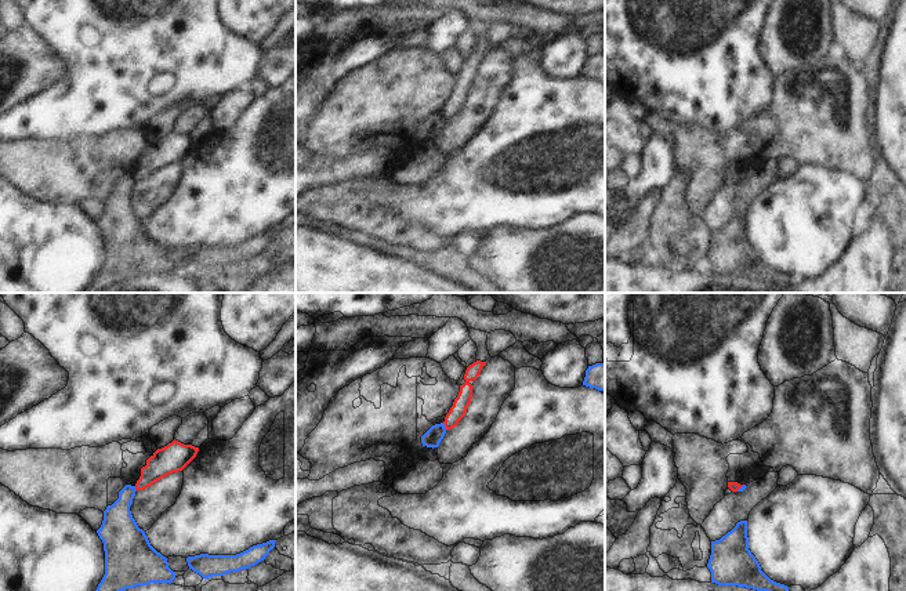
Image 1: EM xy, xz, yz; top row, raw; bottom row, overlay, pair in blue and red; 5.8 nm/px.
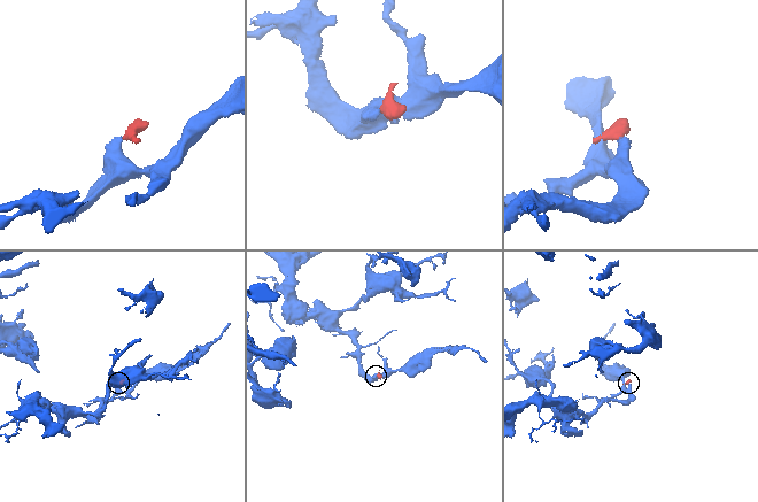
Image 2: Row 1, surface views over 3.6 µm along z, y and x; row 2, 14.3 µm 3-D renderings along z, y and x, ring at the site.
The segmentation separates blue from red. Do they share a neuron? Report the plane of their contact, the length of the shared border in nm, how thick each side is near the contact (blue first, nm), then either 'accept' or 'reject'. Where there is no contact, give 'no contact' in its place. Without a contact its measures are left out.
meets blue in xz; contact 50 nm long; 100 nm thick on the blue side, 90 nm on the other; reject

